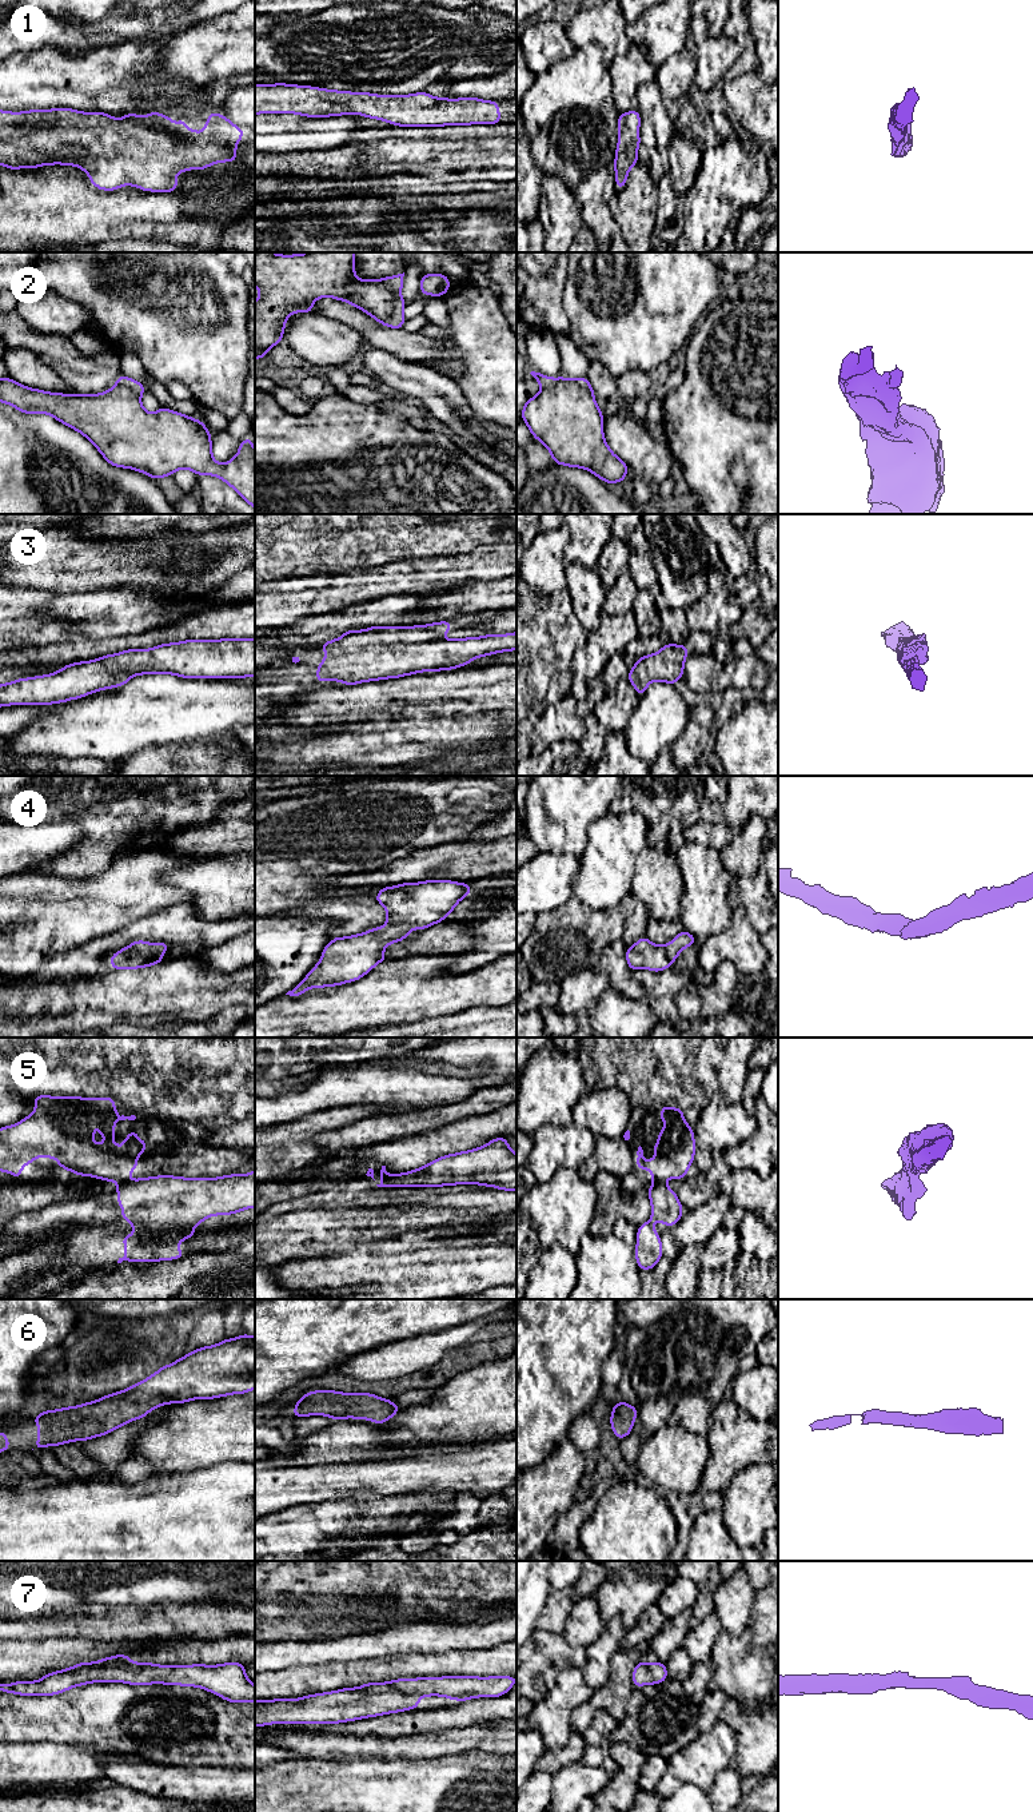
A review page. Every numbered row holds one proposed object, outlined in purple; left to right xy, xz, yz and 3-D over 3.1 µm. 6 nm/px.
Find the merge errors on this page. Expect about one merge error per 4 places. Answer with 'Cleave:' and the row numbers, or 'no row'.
Cleave: 2, 5

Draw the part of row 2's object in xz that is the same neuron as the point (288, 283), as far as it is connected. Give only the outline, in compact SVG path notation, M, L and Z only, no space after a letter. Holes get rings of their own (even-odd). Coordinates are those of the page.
M256 252L255 286L260 291L255 302L255 359L266 357L271 347L283 341L286 320L292 312L314 312L312 303L322 296L347 302L382 324L391 316L395 304L394 291L379 279L355 278L355 252Z

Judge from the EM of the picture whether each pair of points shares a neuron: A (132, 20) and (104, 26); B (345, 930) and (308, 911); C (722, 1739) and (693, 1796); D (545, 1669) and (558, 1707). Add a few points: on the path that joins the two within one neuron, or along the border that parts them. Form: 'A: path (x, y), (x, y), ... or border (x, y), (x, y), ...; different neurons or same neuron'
A: path (126, 20), (111, 24); same neuron
B: path (336, 920), (327, 911), (318, 911); same neuron
C: border (708, 1791), (689, 1783), (682, 1783), (669, 1796); different neurons
D: border (570, 1667), (559, 1675), (555, 1685), (534, 1704); different neurons

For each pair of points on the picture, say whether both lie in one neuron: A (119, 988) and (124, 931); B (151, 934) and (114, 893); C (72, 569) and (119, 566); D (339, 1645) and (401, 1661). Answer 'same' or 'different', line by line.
A: different
B: different
C: same
D: different

